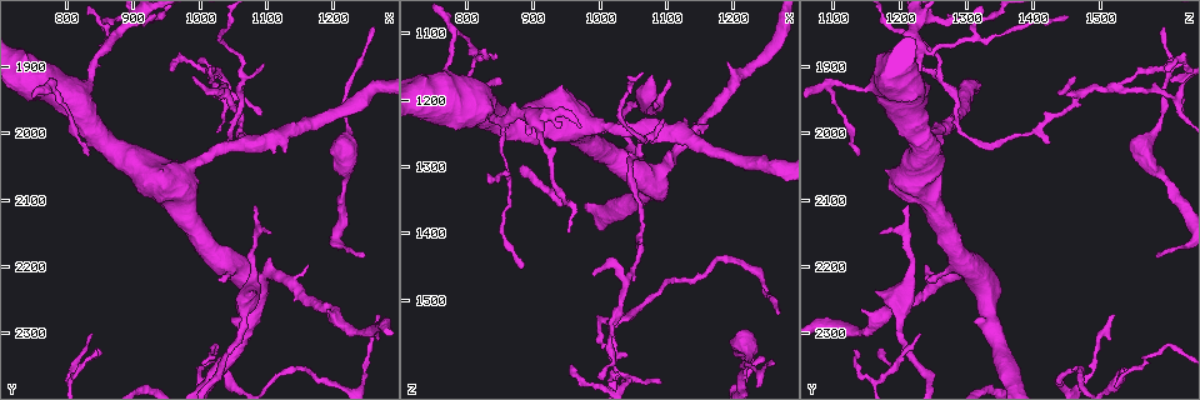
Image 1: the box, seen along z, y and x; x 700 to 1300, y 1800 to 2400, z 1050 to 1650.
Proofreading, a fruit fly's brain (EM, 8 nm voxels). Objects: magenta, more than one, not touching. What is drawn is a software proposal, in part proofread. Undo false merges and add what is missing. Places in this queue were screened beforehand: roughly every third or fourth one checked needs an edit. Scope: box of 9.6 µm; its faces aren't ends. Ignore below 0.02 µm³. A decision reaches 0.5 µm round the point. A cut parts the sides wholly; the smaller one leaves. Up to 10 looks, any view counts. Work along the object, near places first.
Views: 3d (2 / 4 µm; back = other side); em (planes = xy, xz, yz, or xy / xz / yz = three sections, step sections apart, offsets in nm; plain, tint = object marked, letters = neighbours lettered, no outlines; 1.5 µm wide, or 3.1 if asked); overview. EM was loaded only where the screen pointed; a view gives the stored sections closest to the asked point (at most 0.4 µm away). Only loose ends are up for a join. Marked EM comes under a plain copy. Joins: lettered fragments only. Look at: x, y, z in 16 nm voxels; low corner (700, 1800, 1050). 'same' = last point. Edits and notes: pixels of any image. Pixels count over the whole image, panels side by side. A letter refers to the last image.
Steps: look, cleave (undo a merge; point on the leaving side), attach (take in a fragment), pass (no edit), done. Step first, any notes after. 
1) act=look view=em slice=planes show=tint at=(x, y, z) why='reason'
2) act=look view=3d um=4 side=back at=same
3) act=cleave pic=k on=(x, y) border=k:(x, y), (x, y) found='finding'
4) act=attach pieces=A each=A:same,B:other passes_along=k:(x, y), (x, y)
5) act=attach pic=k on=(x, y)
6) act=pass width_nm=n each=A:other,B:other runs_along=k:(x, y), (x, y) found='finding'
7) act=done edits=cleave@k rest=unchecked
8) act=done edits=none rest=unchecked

act=look view=em slice=planes show=tint at=(770, 1930, 1160)

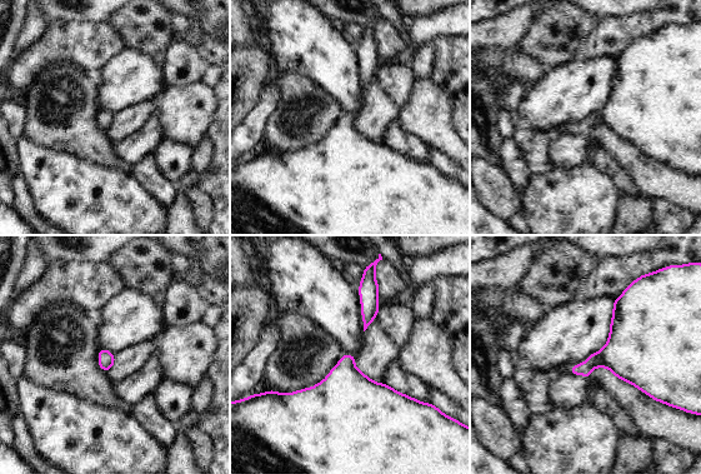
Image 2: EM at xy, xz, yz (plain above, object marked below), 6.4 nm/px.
act=look view=em slice=planes show=letters at=same

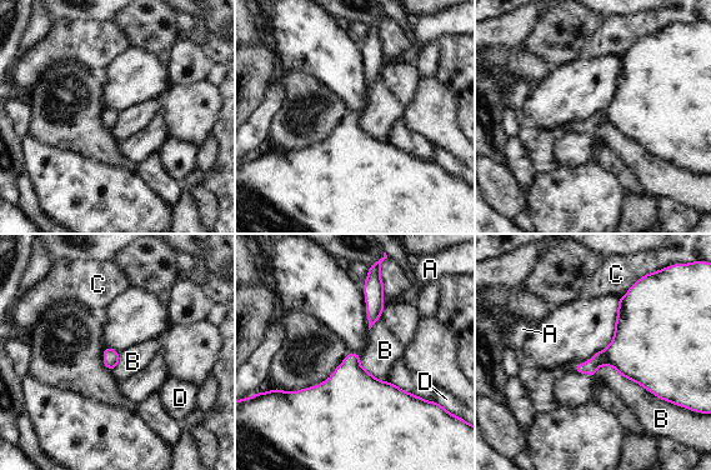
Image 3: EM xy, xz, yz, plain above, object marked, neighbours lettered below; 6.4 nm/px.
act=pass each=A:other,B:other,C:other,D:other border=3:(596, 369), (612, 366), (687, 409) found='one neuron here'

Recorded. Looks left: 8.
act=look view=em slice=xz step=8 show=letters at=(835, 2035, 1140) why='thin end'

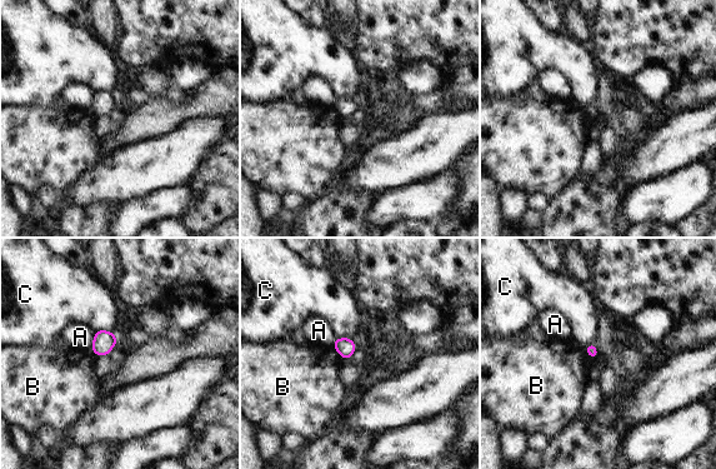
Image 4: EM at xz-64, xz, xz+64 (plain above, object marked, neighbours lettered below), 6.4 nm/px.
act=pass longest_contact=B:150nm each=A:other,B:other,C:other border=4:(331, 345), (348, 360) found='none of them fits'

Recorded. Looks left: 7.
act=look view=em slice=xz step=4 show=tint at=(1040, 1950, 1615) why='three arms meet'

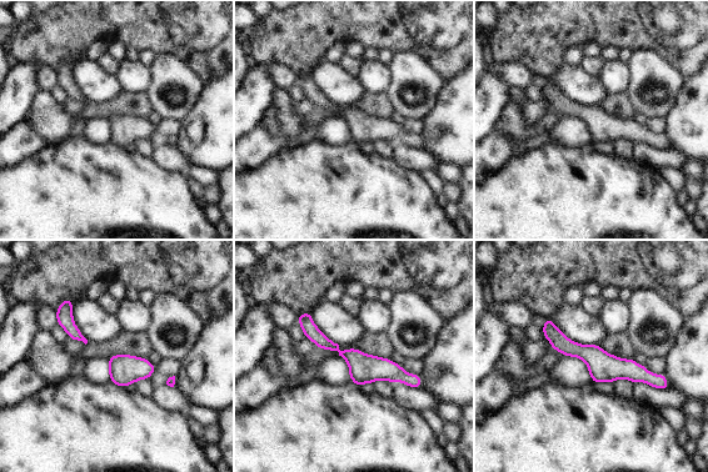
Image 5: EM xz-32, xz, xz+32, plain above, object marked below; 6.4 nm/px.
act=look view=em slice=planes show=letters at=same

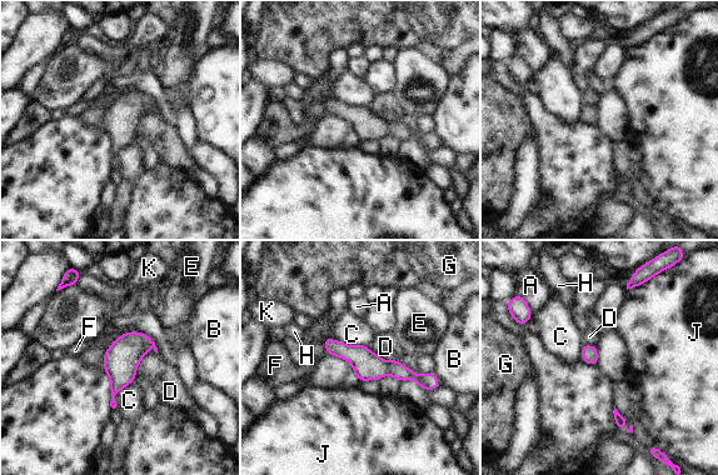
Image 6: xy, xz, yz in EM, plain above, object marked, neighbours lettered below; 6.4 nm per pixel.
act=pass each=A:other,B:other,C:other,D:other,E:other,F:other,G:other,H:other,J:other,K:other border=6:(134, 379), (115, 395), (114, 408) found='one neuron here'

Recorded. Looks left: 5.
act=look view=3d um=2 at=(855, 1875, 1255) why='three-way junction'

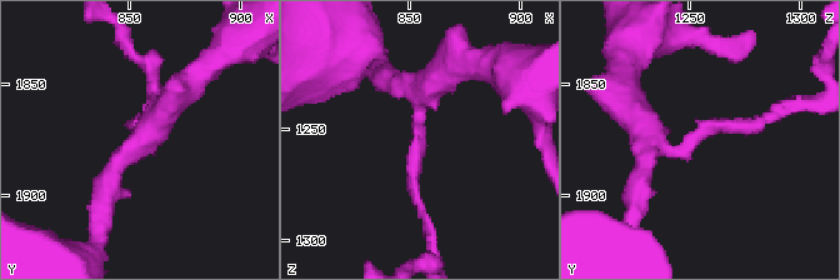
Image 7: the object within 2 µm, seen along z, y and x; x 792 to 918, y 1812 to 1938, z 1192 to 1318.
act=look view=em slice=planes show=letters at=(855, 1872, 1256) arms=3 why='need the tissue'

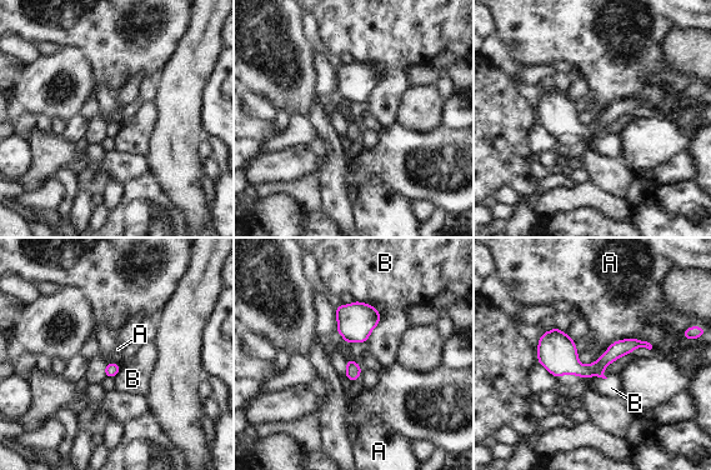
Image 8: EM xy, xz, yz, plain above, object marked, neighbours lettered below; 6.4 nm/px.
act=pass each=A:other,B:other found='all the same neuron'

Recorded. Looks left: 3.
act=done edits=none rest=unchecked

